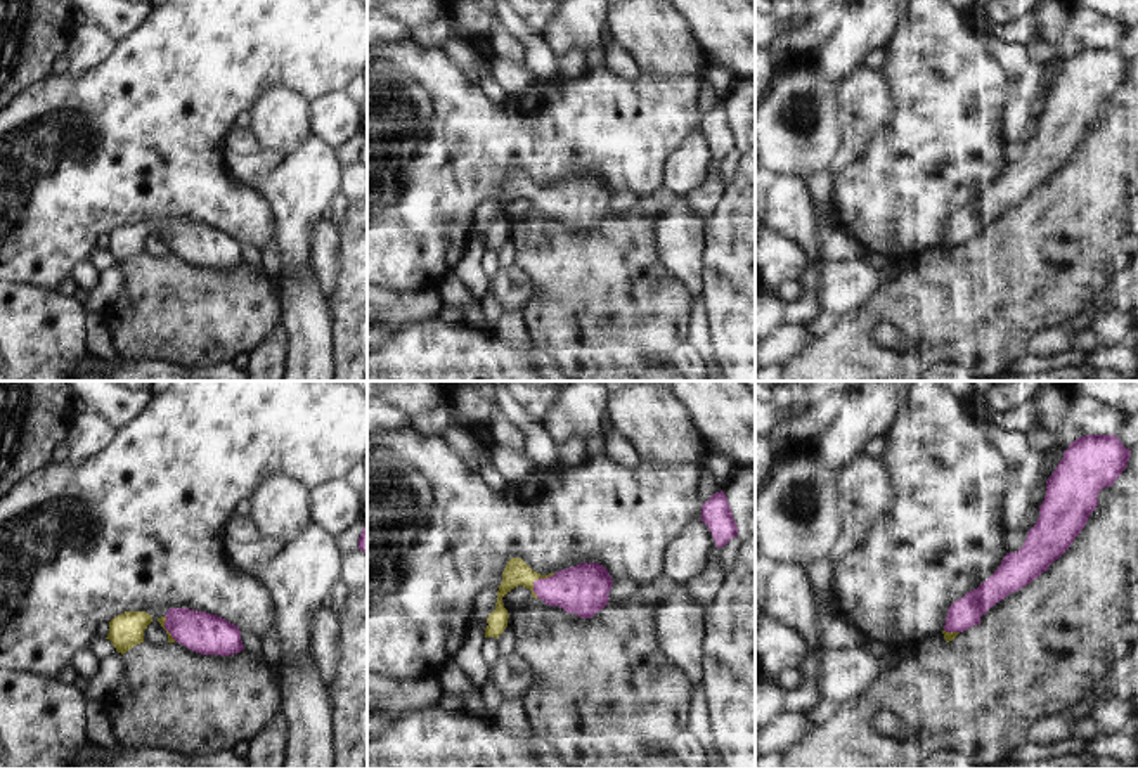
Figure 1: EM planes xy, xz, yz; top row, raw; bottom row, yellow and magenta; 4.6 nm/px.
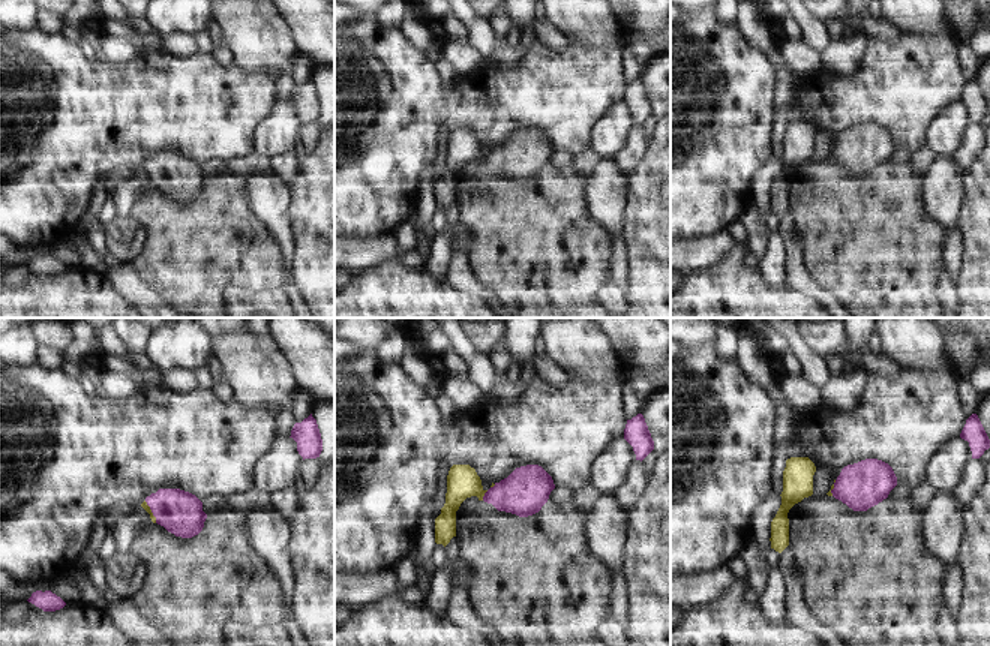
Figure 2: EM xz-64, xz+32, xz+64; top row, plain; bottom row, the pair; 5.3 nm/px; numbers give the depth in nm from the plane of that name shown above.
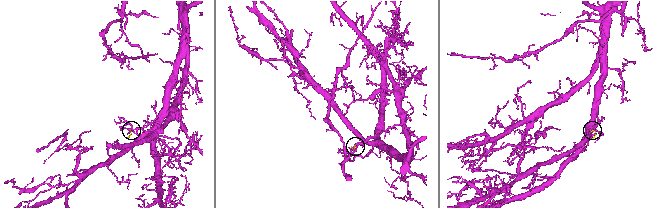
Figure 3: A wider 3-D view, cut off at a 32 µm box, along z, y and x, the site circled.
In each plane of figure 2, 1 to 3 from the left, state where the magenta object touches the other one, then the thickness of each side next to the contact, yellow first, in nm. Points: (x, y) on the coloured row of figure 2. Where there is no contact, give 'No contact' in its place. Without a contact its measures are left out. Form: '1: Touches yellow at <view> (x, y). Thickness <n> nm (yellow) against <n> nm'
1: Touches yellow at xz-64 (150, 511). Thickness 40 nm (yellow) against 240 nm
2: Touches yellow at xz+32 (483, 495). Thickness 180 nm (yellow) against 240 nm
3: Touches yellow at xz+64 (833, 487). Thickness 20 nm (yellow) against 260 nm.

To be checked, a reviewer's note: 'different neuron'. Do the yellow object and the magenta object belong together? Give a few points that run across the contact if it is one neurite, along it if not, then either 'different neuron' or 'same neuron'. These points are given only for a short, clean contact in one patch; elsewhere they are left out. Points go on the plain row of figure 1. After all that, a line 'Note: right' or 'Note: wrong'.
line xz (517, 184), (529, 191), (537, 191), (553, 201), (582, 201); same neuron
Note: wrong

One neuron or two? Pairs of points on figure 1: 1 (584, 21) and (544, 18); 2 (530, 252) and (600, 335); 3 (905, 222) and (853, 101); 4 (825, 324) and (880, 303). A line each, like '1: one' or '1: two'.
1: two
2: one
3: two
4: two

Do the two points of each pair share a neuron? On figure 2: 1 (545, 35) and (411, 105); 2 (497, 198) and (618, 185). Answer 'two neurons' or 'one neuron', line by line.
1: two neurons
2: two neurons

